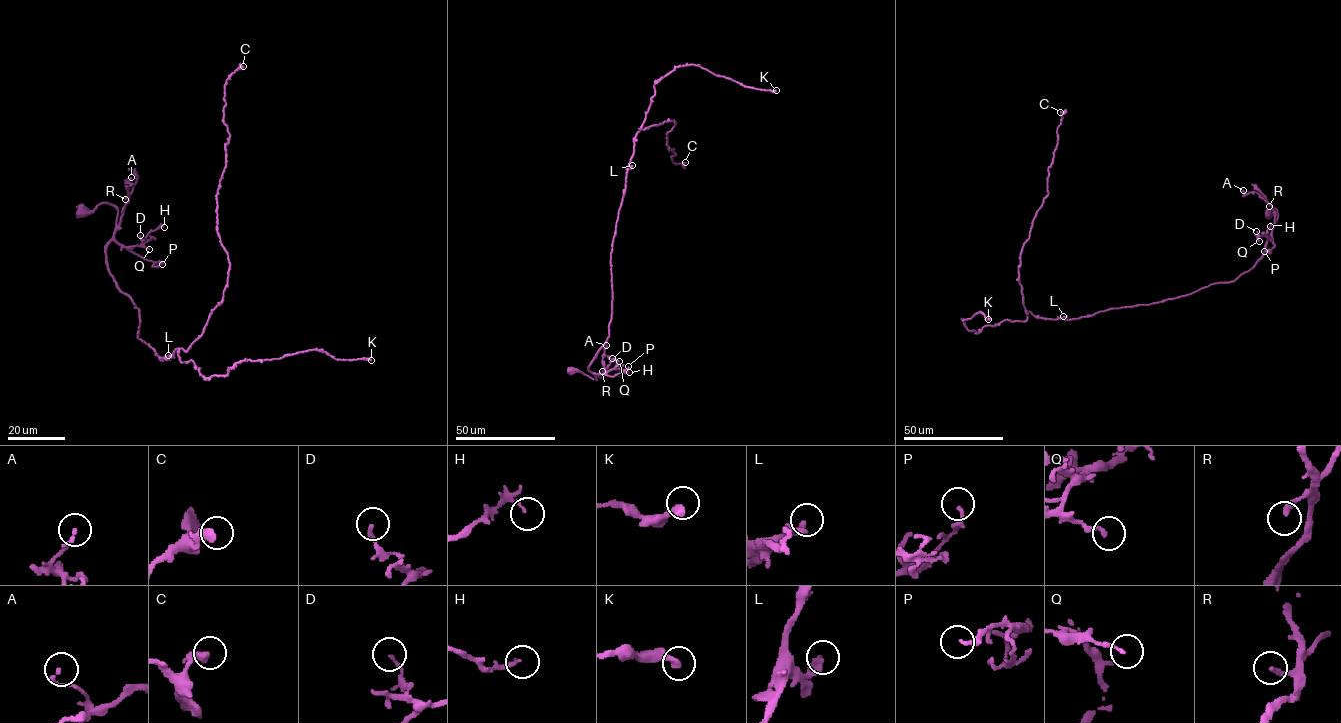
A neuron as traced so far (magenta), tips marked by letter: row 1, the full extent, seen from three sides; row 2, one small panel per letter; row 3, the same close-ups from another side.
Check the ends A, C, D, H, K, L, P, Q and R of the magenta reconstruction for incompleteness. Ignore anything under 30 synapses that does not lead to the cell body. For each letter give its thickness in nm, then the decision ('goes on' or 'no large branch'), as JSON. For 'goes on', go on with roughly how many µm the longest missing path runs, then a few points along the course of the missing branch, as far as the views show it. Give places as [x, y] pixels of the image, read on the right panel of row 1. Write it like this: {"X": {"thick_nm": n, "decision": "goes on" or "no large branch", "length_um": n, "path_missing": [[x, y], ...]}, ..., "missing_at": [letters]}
{"A": {"thick_nm": 170, "decision": "no large branch"}, "C": {"thick_nm": 400, "decision": "no large branch"}, "D": {"thick_nm": 150, "decision": "no large branch"}, "H": {"thick_nm": 100, "decision": "no large branch"}, "K": {"thick_nm": 340, "decision": "no large branch"}, "L": {"thick_nm": 320, "decision": "no large branch"}, "P": {"thick_nm": 190, "decision": "no large branch"}, "Q": {"thick_nm": 160, "decision": "no large branch"}, "R": {"thick_nm": 200, "decision": "no large branch"}, "missing_at": []}

